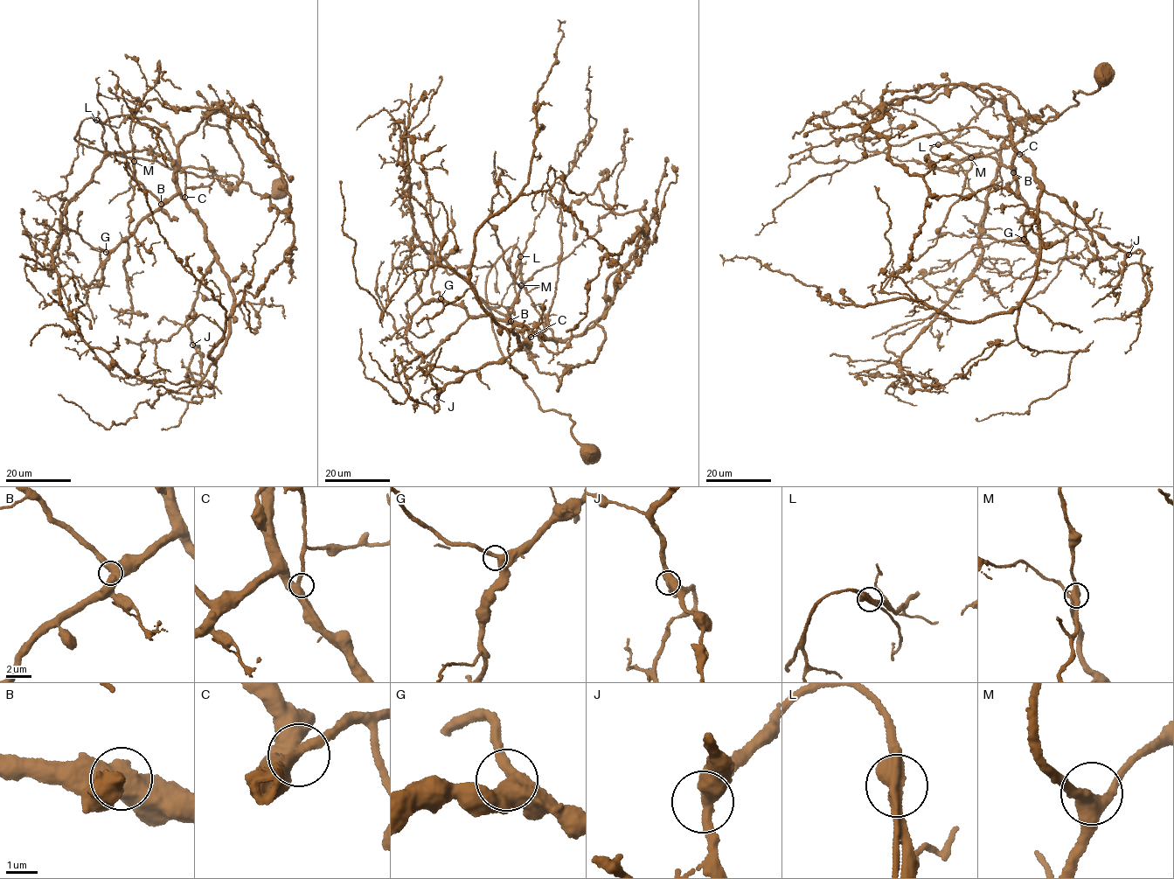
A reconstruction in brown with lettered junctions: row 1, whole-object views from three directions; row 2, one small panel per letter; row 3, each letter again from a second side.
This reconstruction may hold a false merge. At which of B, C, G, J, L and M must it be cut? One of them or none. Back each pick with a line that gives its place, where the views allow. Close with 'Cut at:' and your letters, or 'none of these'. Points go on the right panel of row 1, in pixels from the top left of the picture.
L: at (938, 144)
Cut at: L

